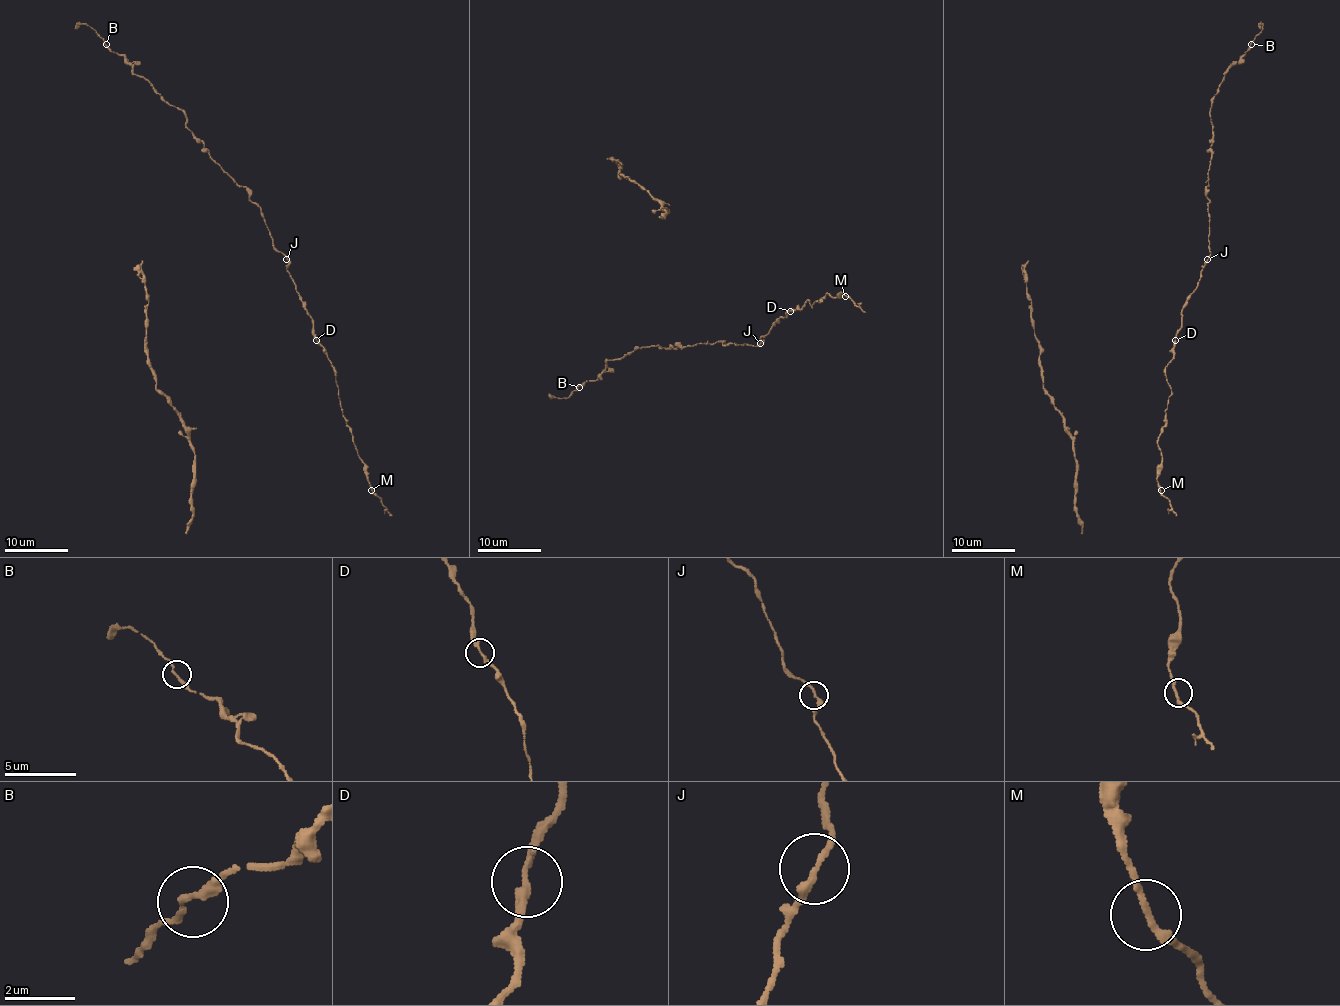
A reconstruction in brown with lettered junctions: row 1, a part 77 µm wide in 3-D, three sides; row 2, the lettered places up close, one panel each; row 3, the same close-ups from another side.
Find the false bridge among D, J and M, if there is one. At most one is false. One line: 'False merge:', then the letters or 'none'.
False merge: none

